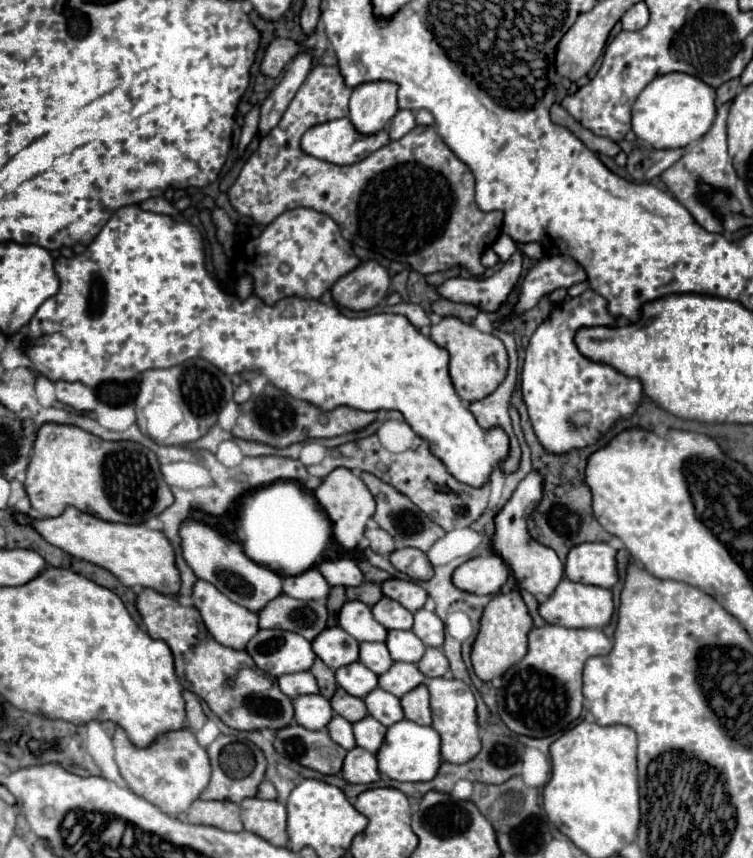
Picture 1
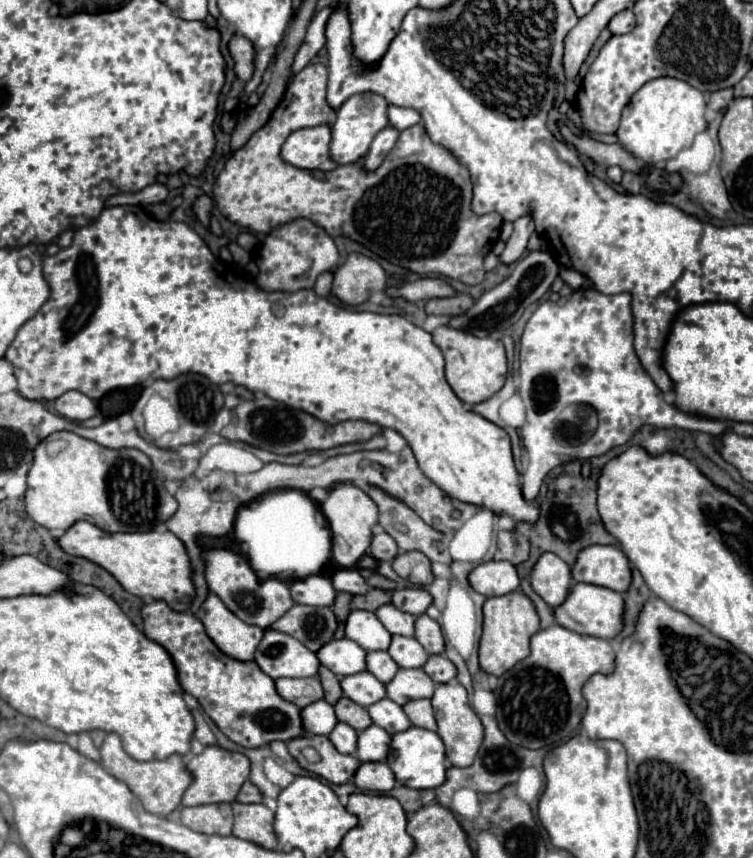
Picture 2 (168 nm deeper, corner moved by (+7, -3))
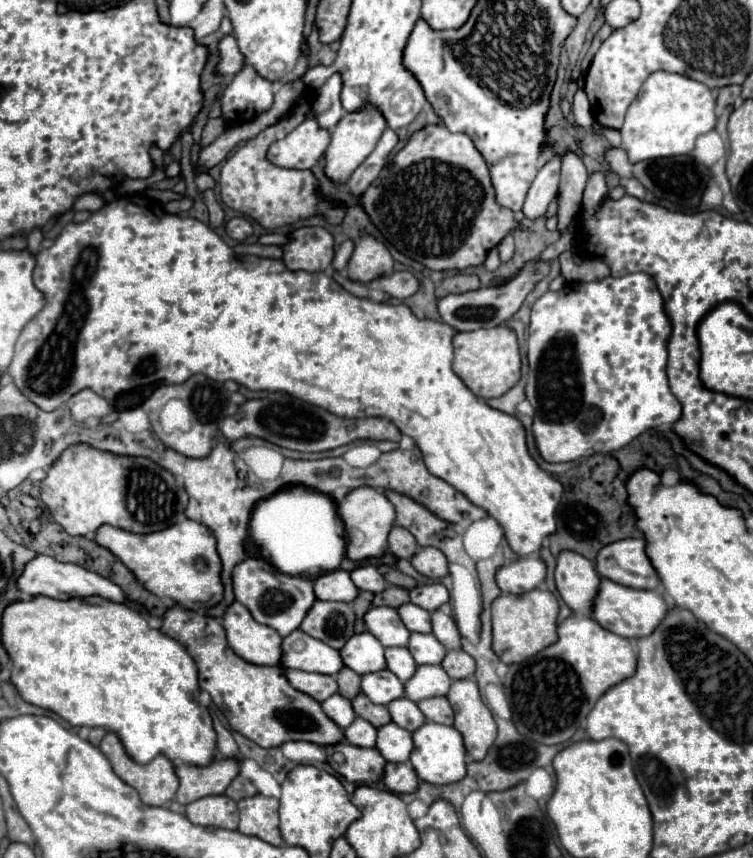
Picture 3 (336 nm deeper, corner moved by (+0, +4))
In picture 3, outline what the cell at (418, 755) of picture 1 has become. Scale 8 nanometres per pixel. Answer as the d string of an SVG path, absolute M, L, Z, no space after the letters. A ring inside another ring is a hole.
M428 721L412 733L412 741L414 749L410 753L410 763L418 779L432 785L448 785L460 781L466 775L466 749L462 743L462 735L454 727Z

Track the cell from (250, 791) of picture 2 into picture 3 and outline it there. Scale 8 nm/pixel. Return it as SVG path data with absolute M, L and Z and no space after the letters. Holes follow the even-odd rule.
M238 775L238 777L230 783L230 787L226 789L226 795L228 795L230 799L236 799L236 801L240 801L240 799L244 799L244 797L252 797L252 795L256 795L256 793L258 793L256 785L254 785L250 779L242 777L242 775Z

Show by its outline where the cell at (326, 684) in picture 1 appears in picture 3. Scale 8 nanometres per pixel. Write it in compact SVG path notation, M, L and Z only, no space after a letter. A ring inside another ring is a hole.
M348 667L340 669L340 673L336 675L336 683L338 683L338 693L344 695L346 699L352 699L360 693L360 675Z

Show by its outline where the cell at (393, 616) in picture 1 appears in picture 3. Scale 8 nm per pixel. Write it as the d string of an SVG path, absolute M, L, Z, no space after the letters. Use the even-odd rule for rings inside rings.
M404 603L398 609L398 615L402 619L402 623L406 625L408 631L418 631L418 633L428 633L430 627L430 613L424 611L422 607L414 605L414 603Z

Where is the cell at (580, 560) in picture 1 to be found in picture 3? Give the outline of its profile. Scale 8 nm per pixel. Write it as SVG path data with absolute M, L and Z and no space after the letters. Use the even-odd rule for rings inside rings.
M626 538L604 545L596 555L600 577L634 589L656 589L658 575L644 553L643 538Z

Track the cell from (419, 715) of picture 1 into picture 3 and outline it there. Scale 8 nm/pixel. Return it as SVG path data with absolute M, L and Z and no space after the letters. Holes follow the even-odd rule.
M430 697L430 699L422 699L418 703L420 711L426 715L428 721L434 723L442 723L442 725L452 725L454 721L454 711L448 703L446 697Z

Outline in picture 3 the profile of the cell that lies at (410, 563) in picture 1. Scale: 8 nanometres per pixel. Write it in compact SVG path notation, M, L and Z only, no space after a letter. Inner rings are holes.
M422 547L416 551L416 555L410 559L412 567L430 577L430 579L442 579L444 575L448 575L448 561L444 557L444 553L436 547Z

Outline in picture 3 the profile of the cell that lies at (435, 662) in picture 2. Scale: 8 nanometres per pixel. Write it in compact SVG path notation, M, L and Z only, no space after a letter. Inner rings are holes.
M462 649L446 651L446 657L444 657L444 661L442 661L440 665L442 665L442 669L444 669L452 679L472 677L472 675L474 675L474 669L476 669L474 659L472 659L468 653L464 653Z

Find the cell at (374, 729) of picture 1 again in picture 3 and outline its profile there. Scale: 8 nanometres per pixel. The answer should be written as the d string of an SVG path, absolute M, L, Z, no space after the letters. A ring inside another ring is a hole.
M386 723L378 729L376 749L390 763L404 763L412 751L412 733L396 723Z

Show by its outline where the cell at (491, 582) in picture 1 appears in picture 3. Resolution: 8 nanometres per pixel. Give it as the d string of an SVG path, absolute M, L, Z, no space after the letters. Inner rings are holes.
M534 553L528 557L520 557L508 565L498 567L496 583L502 593L526 593L542 585L546 575L544 561Z

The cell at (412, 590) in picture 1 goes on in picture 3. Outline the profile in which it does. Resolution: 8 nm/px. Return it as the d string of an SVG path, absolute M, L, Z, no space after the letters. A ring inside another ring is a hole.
M442 583L416 585L414 589L410 589L410 601L432 613L448 601L448 589Z

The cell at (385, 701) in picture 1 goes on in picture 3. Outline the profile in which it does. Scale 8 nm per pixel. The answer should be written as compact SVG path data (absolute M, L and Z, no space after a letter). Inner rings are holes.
M406 697L394 699L388 705L390 717L396 725L400 725L406 731L416 731L424 723L424 713L418 709L418 705Z

